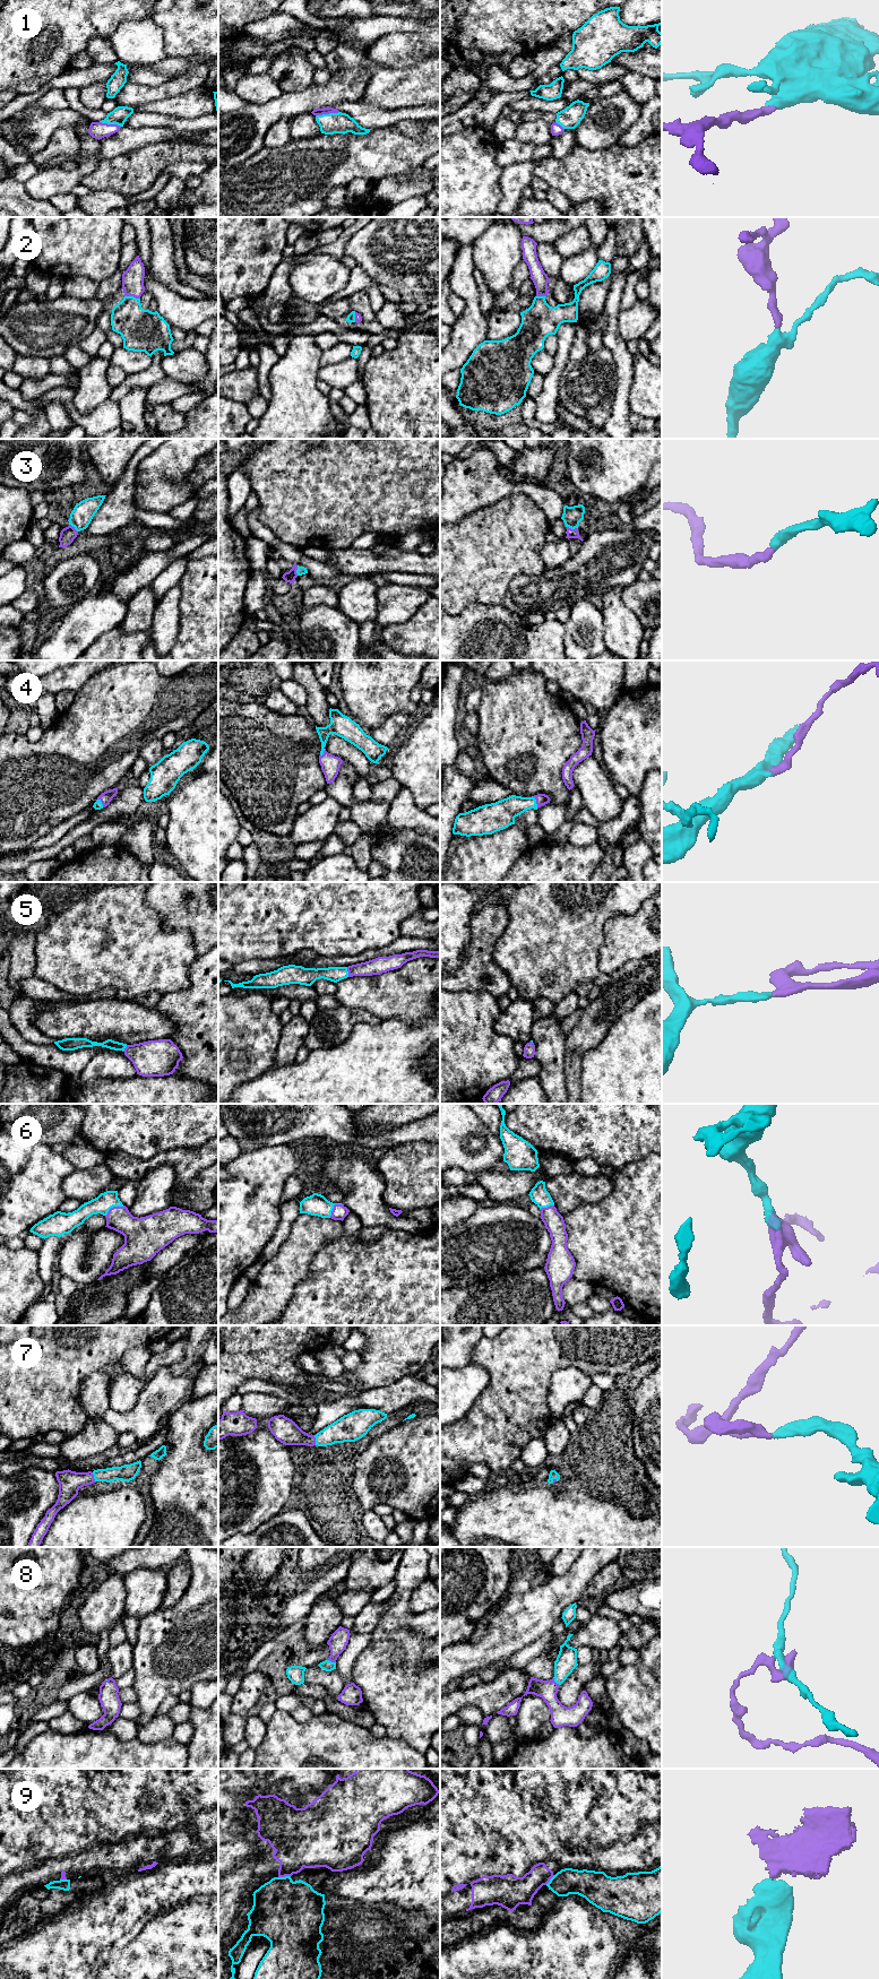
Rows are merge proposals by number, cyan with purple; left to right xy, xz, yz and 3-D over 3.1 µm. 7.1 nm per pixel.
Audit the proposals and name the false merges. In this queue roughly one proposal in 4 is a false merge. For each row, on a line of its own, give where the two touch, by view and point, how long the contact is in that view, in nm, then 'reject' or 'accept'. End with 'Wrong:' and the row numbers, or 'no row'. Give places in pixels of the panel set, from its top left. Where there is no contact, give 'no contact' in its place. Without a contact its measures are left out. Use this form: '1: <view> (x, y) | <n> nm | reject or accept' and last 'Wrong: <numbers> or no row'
1: xz (327, 114) | 170 nm | accept
2: xy (132, 296) | 110 nm | accept
3: yz (572, 528) | 80 nm | accept
4: yz (535, 802) | 100 nm | accept
5: xz (347, 971) | 70 nm | accept
6: xy (113, 1206) | 150 nm | accept
7: xz (316, 1440) | 70 nm | accept
8: xz (330, 1661) | 70 nm | accept
9: xz (285, 1876) | 90 nm | reject
Wrong: 9

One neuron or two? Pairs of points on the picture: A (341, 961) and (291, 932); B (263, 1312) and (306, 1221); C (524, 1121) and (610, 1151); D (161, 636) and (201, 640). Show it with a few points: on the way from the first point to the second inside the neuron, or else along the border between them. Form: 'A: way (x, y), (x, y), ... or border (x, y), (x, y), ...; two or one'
A: border (358, 953), (354, 956), (319, 957); two
B: way (273, 1289), (278, 1278), (292, 1264), (302, 1244); one
C: way (545, 1121), (571, 1121), (582, 1130), (588, 1130); one
D: border (180, 611), (179, 633), (175, 644), (171, 648); two

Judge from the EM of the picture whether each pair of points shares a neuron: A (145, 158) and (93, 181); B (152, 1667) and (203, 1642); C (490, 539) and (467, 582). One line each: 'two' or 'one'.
A: one
B: one
C: one

